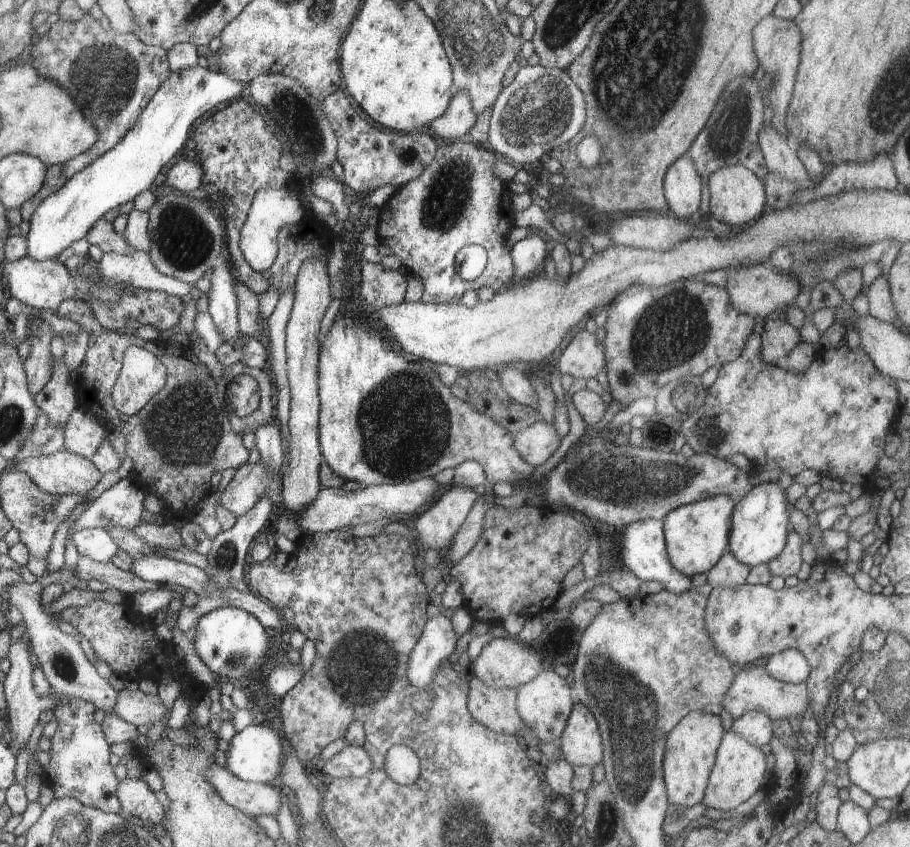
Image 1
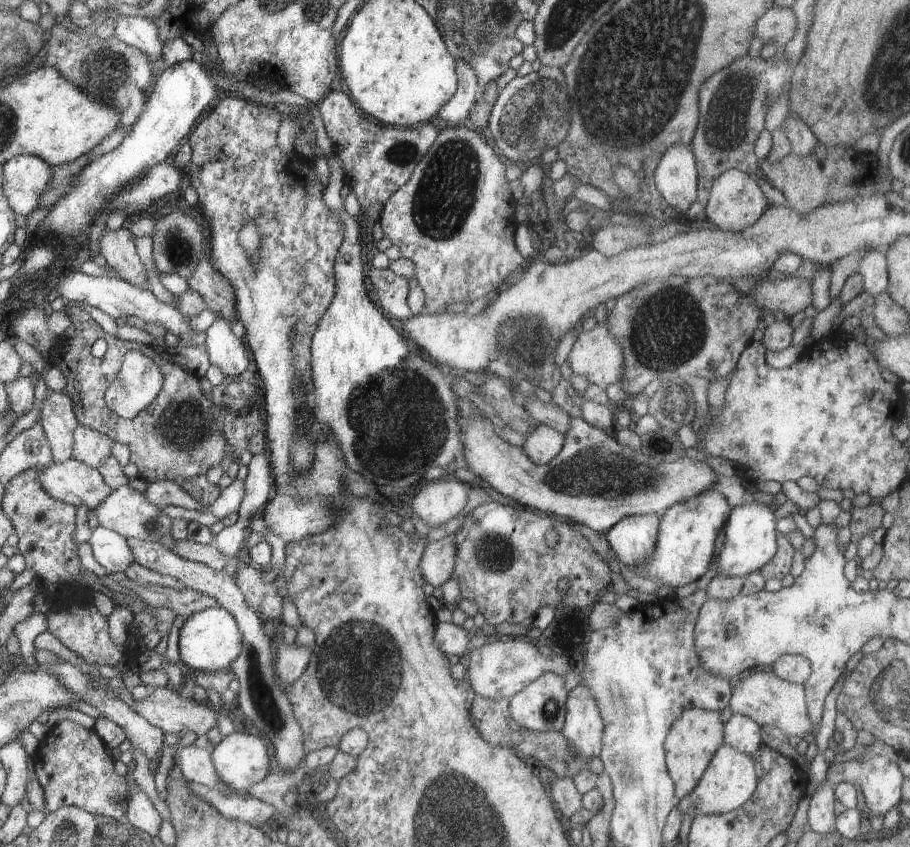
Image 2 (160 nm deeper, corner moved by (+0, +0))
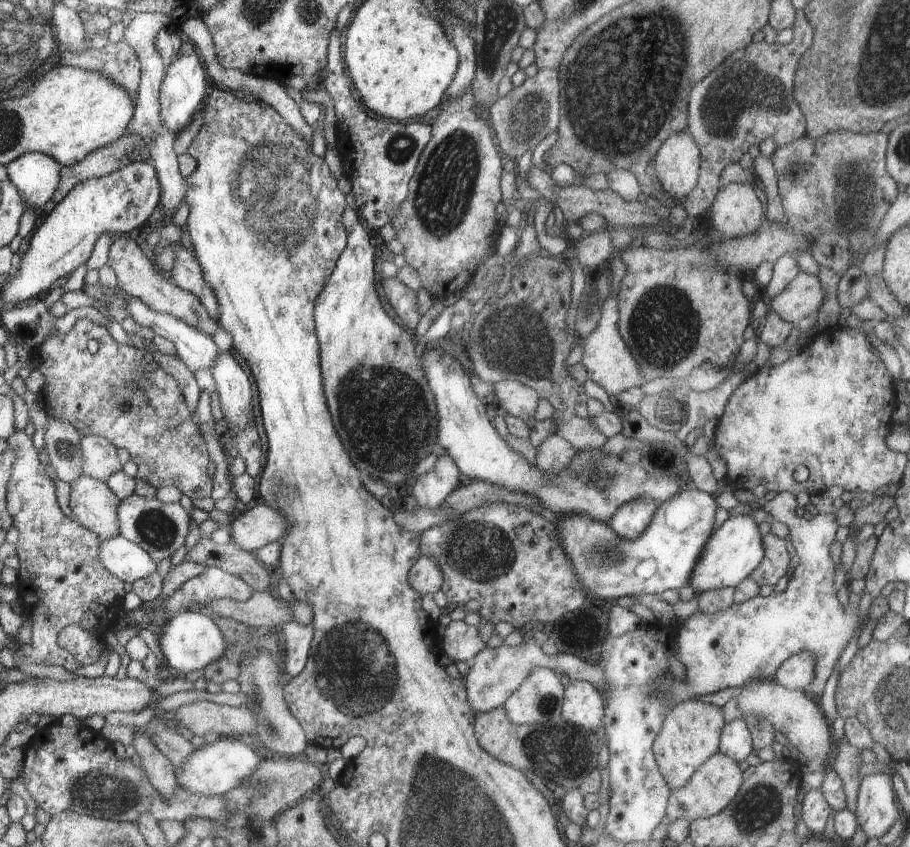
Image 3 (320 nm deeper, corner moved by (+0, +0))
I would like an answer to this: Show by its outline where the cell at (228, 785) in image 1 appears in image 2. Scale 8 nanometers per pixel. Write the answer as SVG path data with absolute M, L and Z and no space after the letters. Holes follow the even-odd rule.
M194 744L178 748L173 755L173 764L190 783L200 783L224 792L232 791L222 784L220 775L214 768L209 748L200 748Z

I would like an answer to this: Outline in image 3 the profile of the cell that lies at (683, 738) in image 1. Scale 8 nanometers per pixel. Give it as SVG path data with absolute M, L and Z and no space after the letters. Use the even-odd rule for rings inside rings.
M697 699L678 703L665 714L653 742L653 751L660 772L672 791L686 784L699 766L719 752L719 740L726 723L723 710L718 705Z

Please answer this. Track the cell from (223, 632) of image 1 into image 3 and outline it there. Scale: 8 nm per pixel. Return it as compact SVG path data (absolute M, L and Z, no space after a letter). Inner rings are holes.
M180 611L166 621L159 632L158 642L167 666L177 675L192 673L217 661L228 648L228 642L216 621L206 612Z

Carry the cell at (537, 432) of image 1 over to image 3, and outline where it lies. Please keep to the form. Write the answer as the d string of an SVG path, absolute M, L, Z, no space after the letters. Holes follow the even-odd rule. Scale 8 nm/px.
M552 433L537 448L537 467L544 473L559 473L570 466L577 450L561 436Z

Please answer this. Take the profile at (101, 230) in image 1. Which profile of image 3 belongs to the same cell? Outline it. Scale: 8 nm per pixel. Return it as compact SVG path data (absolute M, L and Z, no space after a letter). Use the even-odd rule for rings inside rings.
M121 235L114 237L109 248L108 266L114 270L118 288L126 292L132 298L143 302L150 310L157 313L168 313L177 319L186 321L192 328L213 337L218 332L219 324L213 319L206 307L192 294L173 282L170 282L166 275L156 268L156 264L149 260L136 242L129 236Z

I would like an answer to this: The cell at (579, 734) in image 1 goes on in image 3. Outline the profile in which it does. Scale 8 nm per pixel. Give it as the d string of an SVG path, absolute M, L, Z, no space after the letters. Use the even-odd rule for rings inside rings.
M571 681L566 686L562 718L584 727L600 726L604 716L604 700L594 690L594 685L586 681Z

